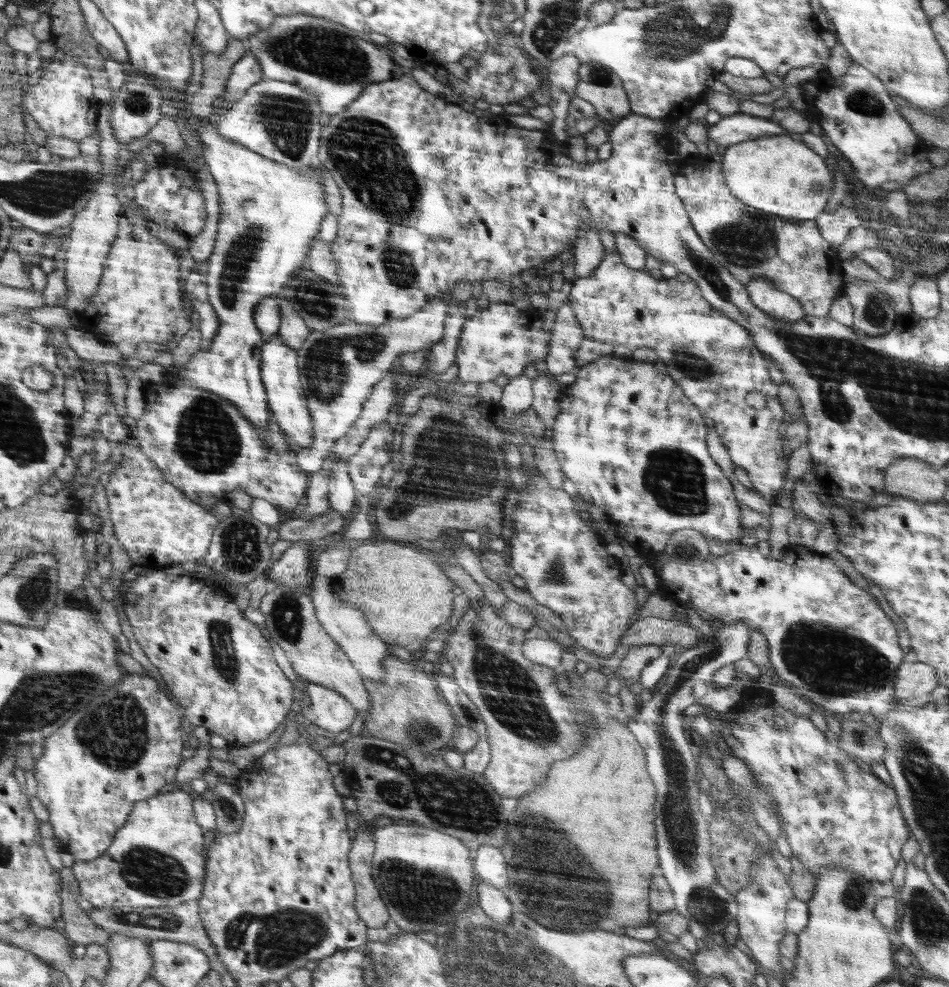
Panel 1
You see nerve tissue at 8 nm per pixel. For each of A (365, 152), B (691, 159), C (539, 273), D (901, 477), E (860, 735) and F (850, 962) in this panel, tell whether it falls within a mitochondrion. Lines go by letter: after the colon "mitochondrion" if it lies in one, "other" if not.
A: mitochondrion
B: other
C: other
D: other
E: mitochondrion
F: other

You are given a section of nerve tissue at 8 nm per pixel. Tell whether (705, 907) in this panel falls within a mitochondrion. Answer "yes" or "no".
yes

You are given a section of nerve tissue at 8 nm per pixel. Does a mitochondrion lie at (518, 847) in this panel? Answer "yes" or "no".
yes

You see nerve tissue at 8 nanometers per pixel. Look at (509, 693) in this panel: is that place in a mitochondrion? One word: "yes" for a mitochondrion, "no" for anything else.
yes

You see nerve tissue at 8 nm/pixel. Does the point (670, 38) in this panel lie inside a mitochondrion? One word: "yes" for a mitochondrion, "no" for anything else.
yes

